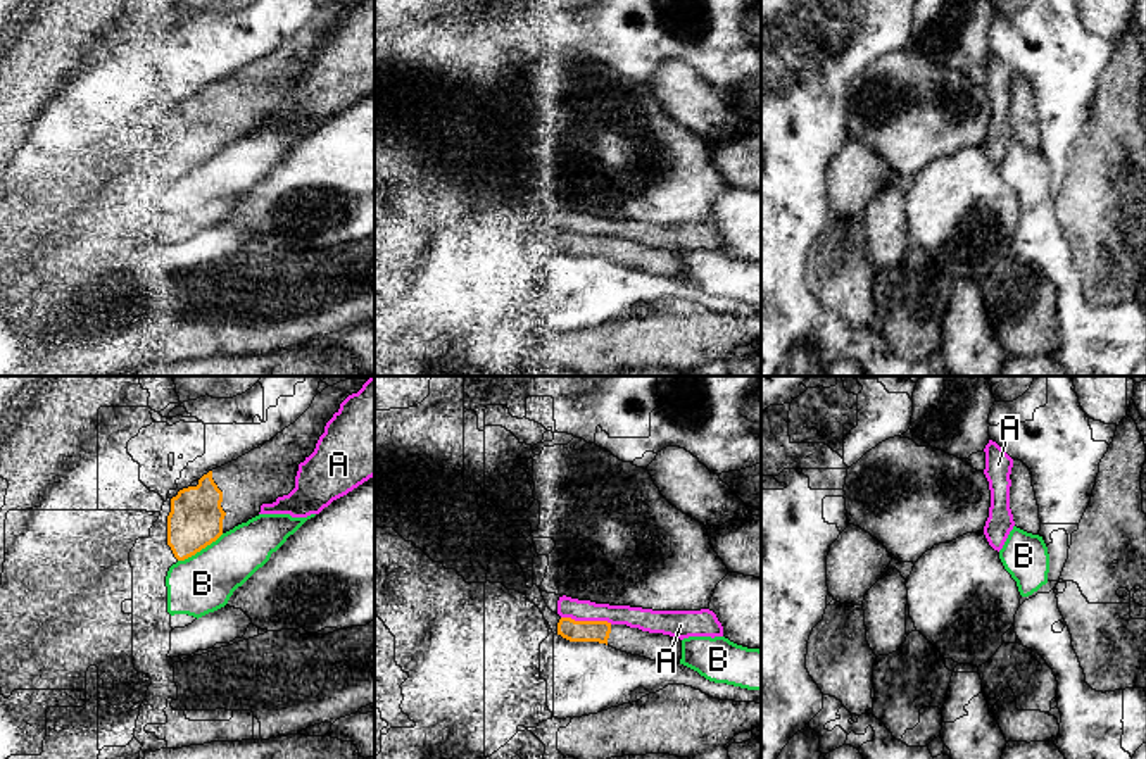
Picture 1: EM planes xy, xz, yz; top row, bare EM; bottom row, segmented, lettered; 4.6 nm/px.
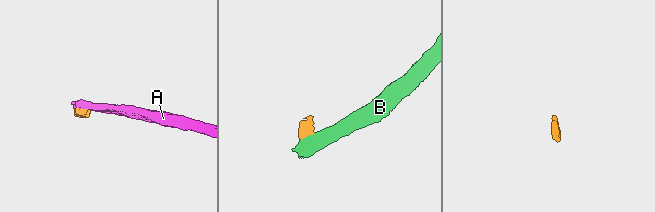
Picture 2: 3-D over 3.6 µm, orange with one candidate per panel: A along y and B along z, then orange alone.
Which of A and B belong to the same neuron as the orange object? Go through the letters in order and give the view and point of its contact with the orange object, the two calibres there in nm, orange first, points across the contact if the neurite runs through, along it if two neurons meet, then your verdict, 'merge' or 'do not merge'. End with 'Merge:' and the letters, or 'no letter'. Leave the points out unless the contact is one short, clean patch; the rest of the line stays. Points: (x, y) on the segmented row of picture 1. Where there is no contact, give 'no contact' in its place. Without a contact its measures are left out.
A: meets orange in xz at (587, 621); 100 nm thick on the orange side, 100 nm on the other; do not merge
B: meets orange in xy at (201, 549); 260 nm thick on the orange side, 280 nm on the other; border along xy (223, 533), (178, 561); do not merge
Merge: no letter

